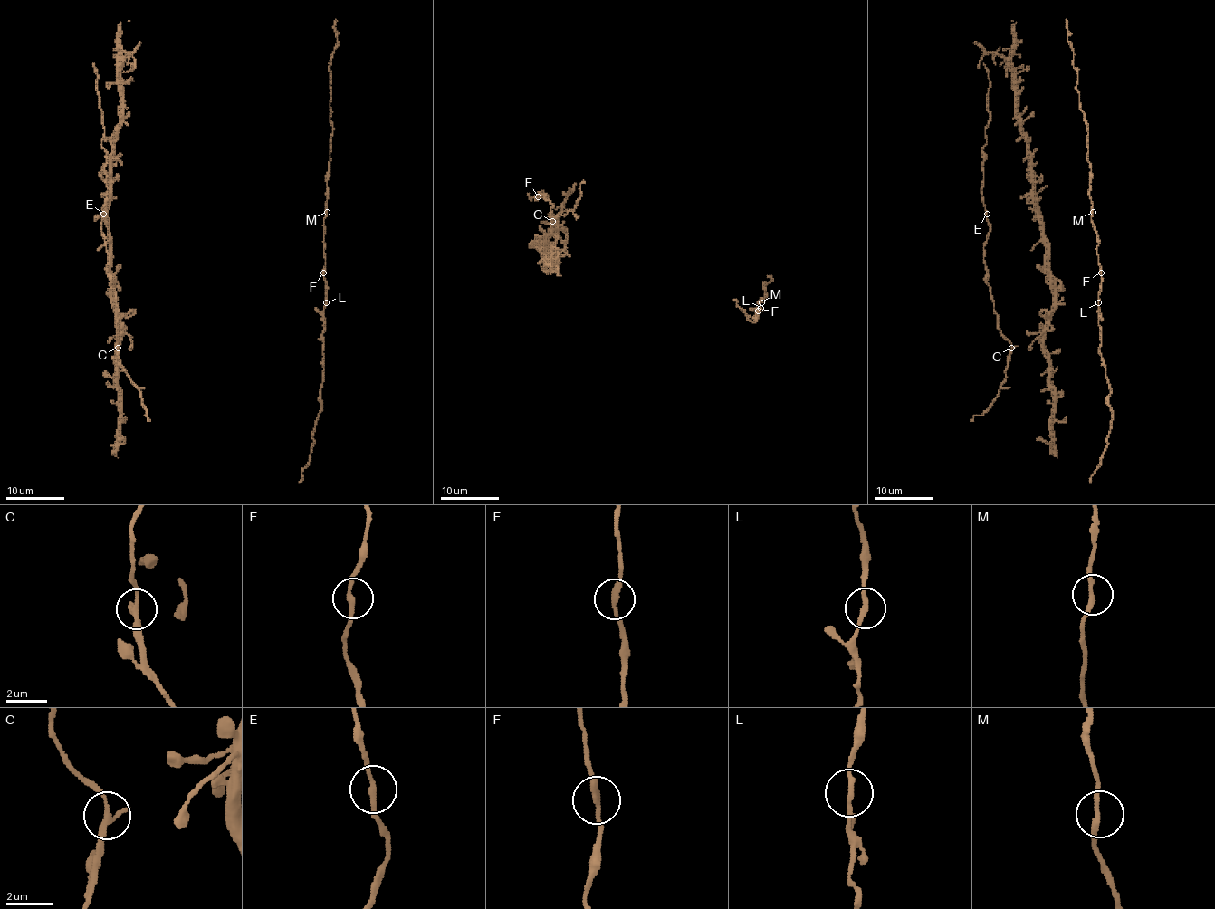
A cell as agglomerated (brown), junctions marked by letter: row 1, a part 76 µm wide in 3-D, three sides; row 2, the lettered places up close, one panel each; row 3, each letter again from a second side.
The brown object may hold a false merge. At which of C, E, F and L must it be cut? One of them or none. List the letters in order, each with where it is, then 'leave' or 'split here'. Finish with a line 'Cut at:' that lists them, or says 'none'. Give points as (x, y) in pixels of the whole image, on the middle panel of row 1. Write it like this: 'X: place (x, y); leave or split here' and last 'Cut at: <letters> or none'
C: place (552, 221); leave
E: place (538, 196); leave
F: place (758, 310); leave
L: place (760, 308); leave
Cut at: none

